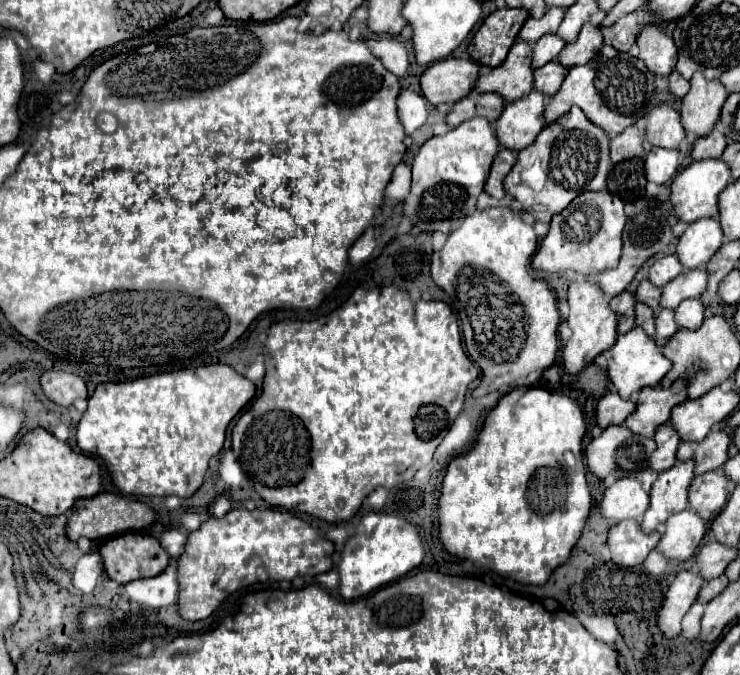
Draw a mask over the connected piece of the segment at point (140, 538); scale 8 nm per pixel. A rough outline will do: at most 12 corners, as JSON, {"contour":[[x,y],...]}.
{"contour":[[126,532],[100,546],[110,580],[162,574],[168,552],[152,534]]}

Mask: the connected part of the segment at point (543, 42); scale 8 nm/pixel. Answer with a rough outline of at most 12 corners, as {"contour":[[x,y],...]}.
{"contour":[[546,34],[534,44],[534,68],[556,60],[566,42]]}

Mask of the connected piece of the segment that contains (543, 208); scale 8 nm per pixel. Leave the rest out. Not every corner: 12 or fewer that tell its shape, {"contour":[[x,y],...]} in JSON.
{"contour":[[574,106],[518,152],[504,188],[550,222],[602,190],[610,136]]}

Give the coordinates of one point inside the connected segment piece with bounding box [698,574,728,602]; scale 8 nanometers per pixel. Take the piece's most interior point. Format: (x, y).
(712, 588)

